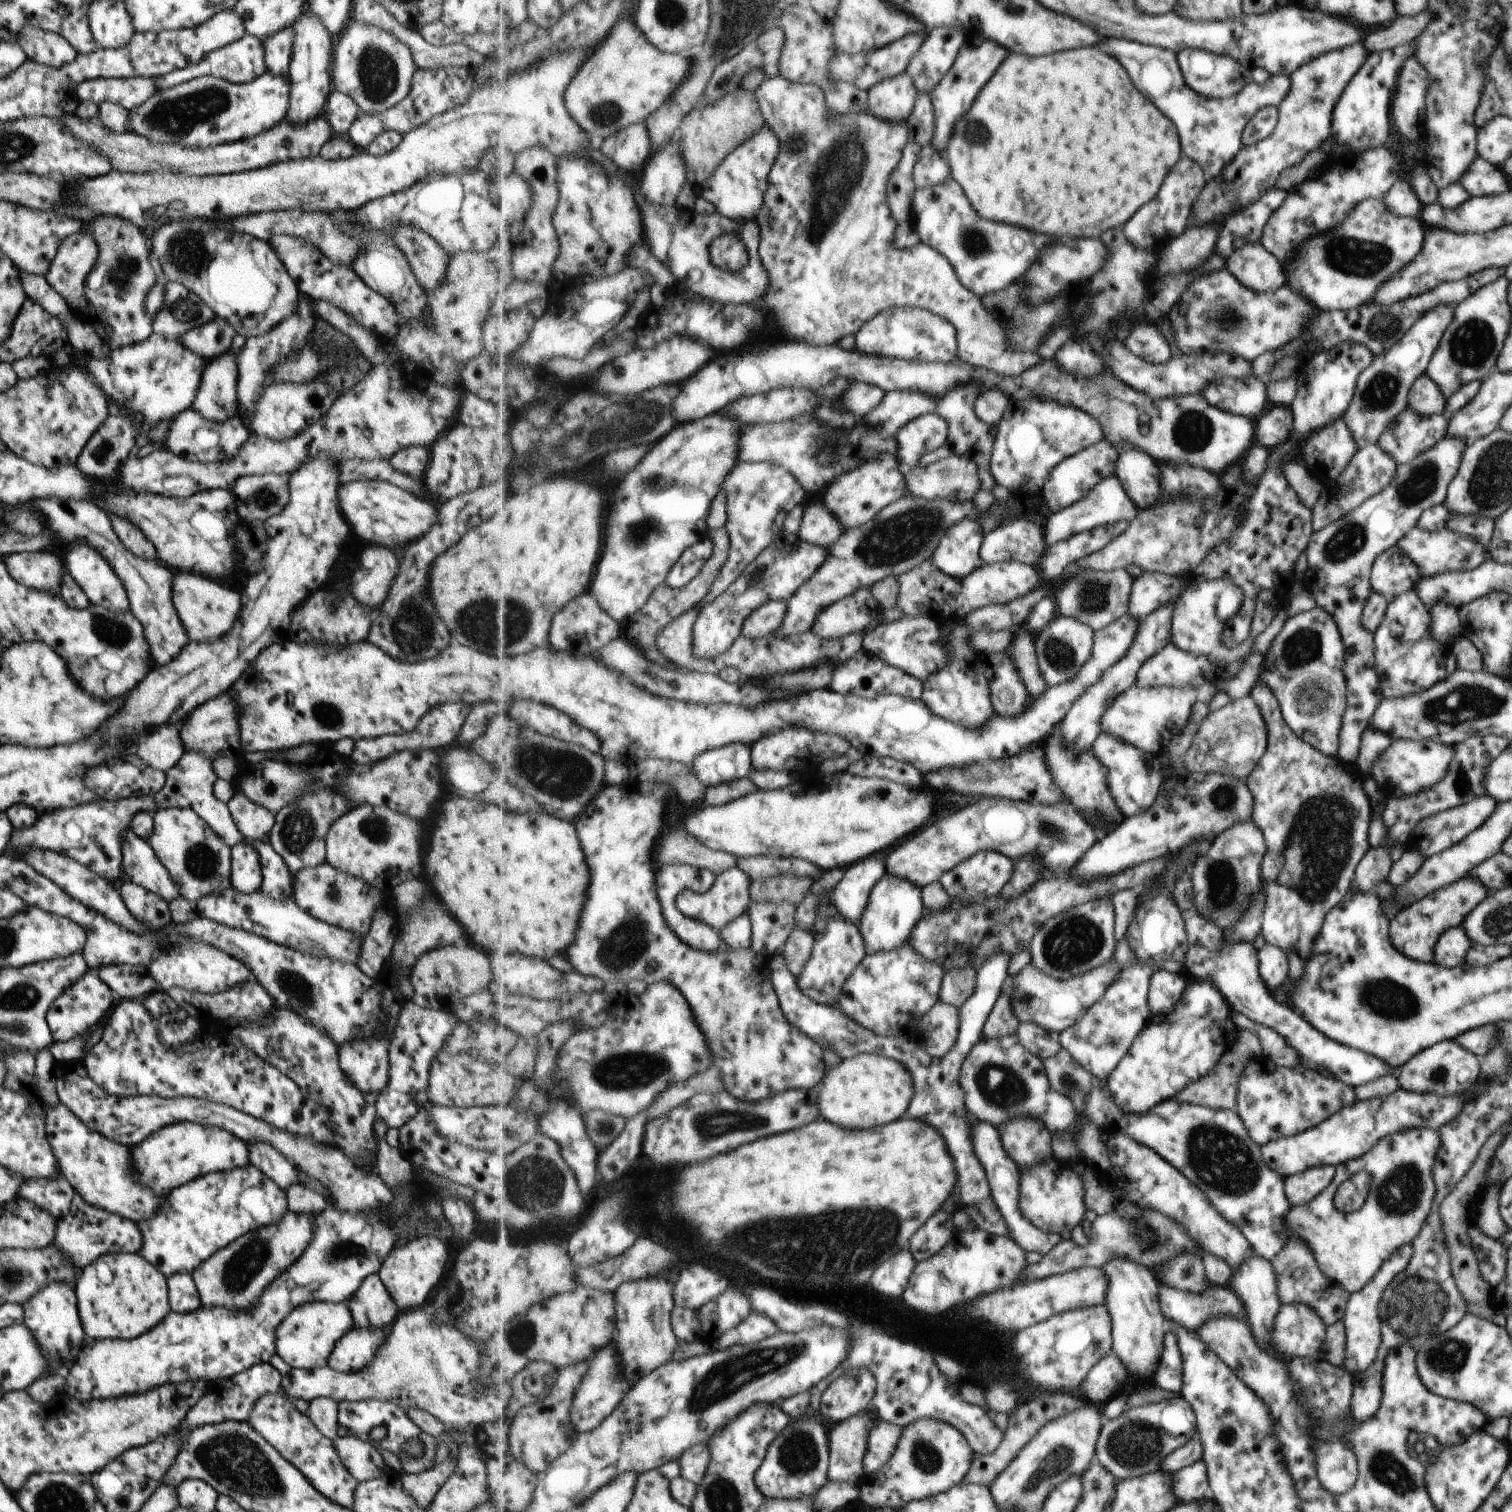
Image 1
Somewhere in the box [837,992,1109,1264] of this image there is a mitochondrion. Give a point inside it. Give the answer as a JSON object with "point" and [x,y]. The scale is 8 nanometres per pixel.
{"point":[997,1087]}

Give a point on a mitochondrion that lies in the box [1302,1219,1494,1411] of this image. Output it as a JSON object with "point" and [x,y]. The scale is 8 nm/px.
{"point":[1419,1301]}

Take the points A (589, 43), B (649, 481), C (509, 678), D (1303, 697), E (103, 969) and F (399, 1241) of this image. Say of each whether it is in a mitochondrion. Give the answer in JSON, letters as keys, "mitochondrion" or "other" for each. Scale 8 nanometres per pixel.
{"A":"other","B":"mitochondrion","C":"other","D":"mitochondrion","E":"other","F":"other"}

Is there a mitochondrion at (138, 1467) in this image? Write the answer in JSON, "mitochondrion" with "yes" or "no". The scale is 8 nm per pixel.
{"mitochondrion":"yes"}

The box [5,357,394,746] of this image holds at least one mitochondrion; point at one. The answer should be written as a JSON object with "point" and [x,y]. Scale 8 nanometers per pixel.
{"point":[115,637]}

